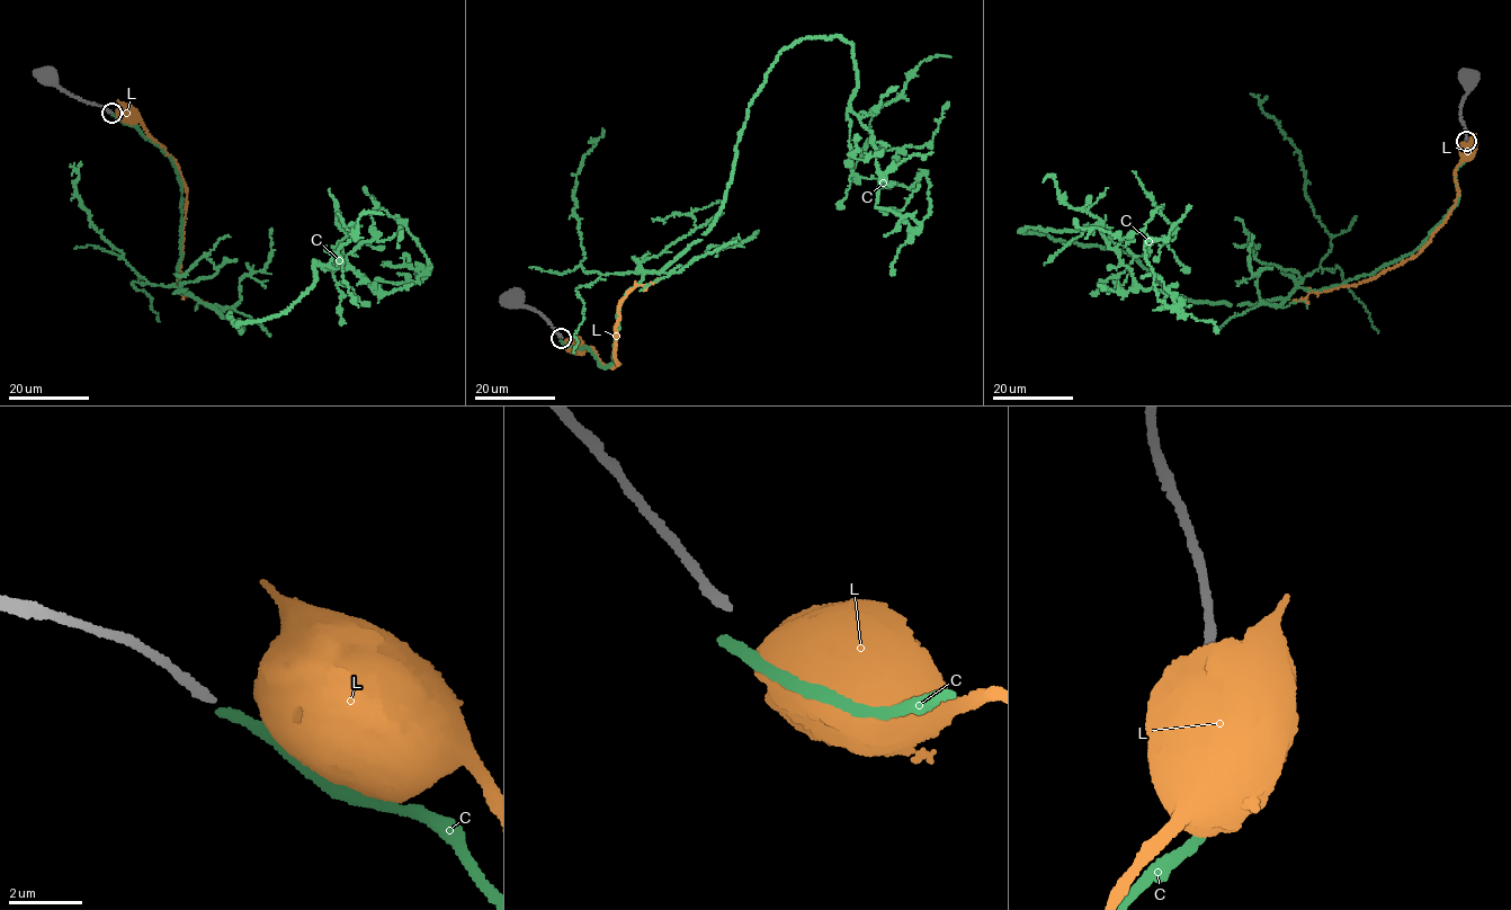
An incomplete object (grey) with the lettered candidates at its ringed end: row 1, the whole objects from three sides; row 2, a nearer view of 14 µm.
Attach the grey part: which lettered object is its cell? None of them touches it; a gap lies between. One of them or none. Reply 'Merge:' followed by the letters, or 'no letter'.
Merge: no letter

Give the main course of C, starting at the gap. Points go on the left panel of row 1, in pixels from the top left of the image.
C: (113, 114), (170, 158), (181, 291), (240, 332), (230, 313), (279, 315), (314, 265), (426, 273), (364, 186)

